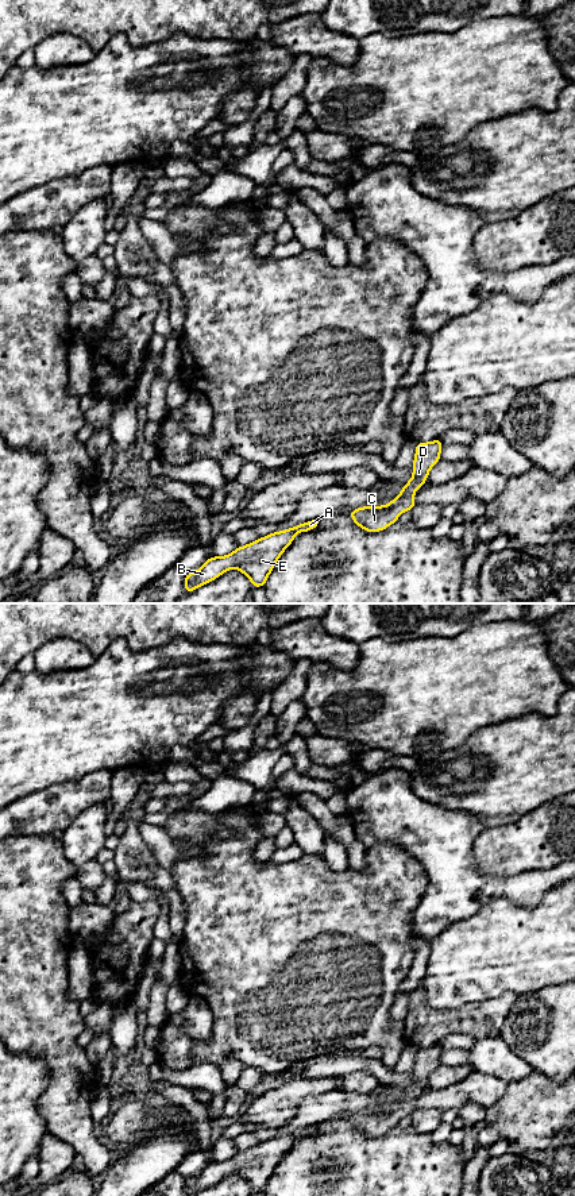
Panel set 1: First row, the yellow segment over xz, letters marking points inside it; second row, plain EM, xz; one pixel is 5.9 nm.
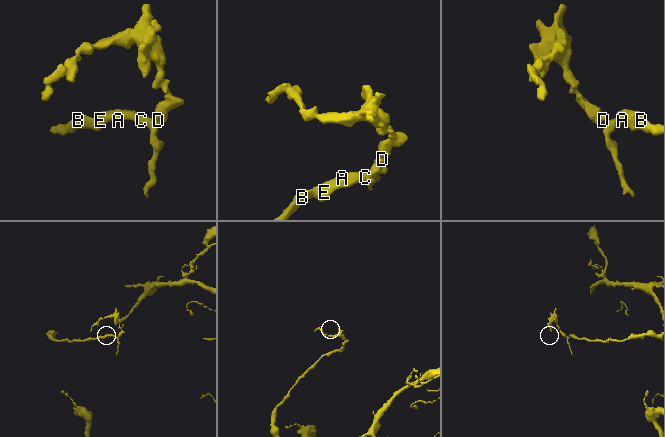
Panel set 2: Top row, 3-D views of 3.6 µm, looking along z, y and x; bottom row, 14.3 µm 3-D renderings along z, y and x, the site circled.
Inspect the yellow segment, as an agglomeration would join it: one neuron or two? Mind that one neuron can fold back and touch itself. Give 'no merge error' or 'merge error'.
no merge error

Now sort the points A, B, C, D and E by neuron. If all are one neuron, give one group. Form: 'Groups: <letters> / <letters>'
Groups: A B C D E

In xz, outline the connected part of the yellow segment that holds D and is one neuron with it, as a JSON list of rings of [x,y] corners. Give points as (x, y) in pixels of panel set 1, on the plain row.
[[[440,1043],[429,1048],[416,1048],[416,1061],[412,1070],[413,1083],[404,1089],[400,1100],[385,1111],[352,1114],[350,1118],[352,1126],[366,1137],[379,1137],[397,1127],[401,1118],[412,1115],[417,1108],[413,1099],[428,1085],[429,1075],[440,1065],[443,1050]]]

